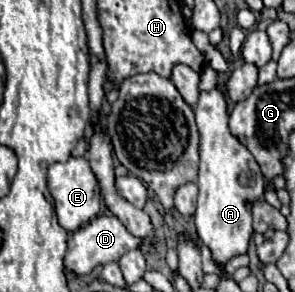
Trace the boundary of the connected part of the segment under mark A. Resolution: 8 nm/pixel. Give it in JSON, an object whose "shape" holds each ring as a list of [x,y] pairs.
{"shape":[[[220,87],[202,93],[194,107],[196,125],[200,131],[200,173],[198,173],[198,203],[196,231],[200,241],[212,251],[216,265],[226,265],[230,259],[244,255],[252,237],[252,203],[264,197],[264,175],[252,153],[228,129],[228,109]]]}

